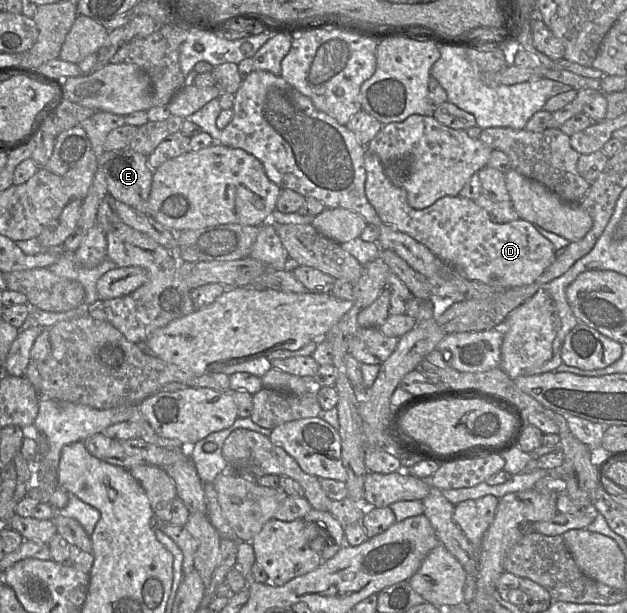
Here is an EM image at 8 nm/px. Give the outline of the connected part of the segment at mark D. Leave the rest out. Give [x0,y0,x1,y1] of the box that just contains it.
[364,149,556,289]

